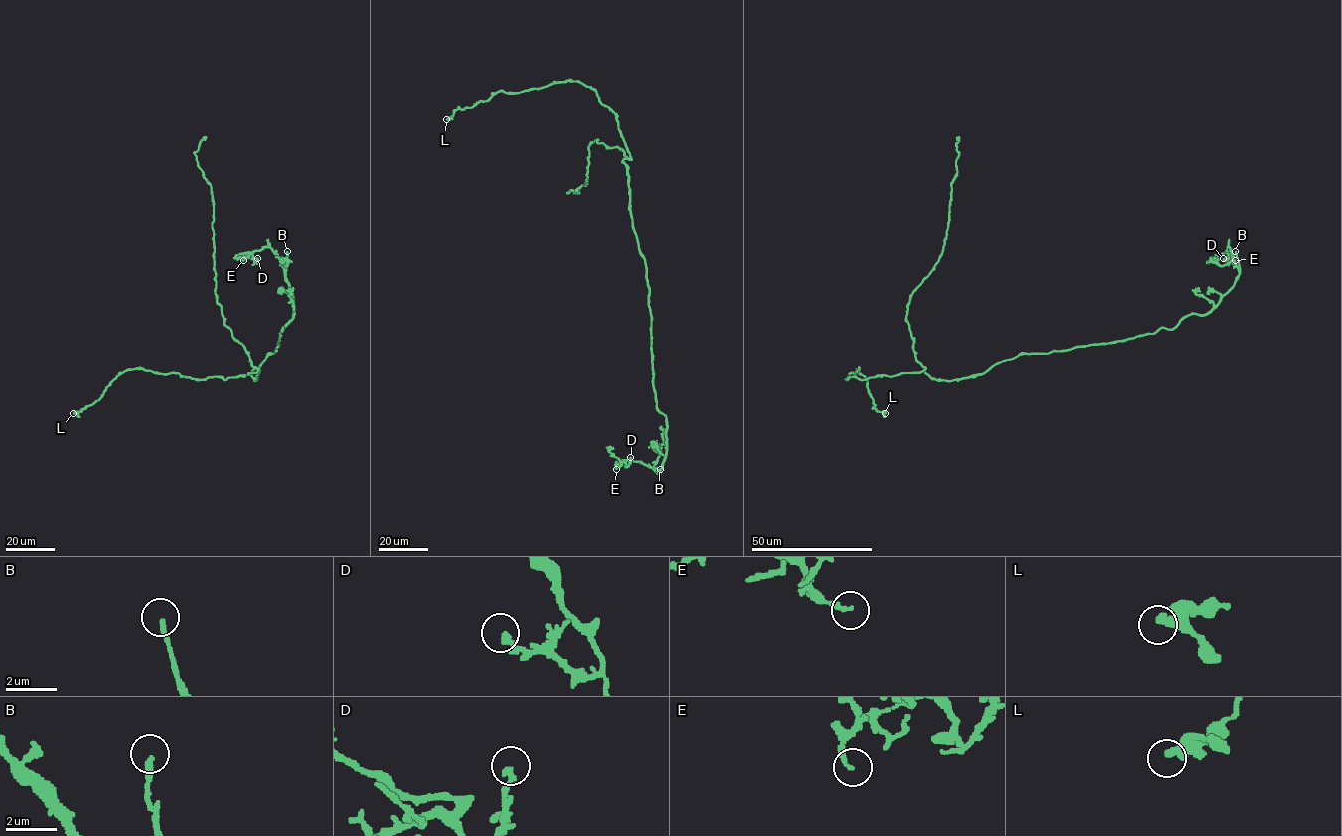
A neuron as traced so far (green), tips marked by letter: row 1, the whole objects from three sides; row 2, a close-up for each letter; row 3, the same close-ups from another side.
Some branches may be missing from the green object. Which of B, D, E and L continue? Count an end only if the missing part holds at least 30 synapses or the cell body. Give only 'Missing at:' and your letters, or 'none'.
Missing at: B

